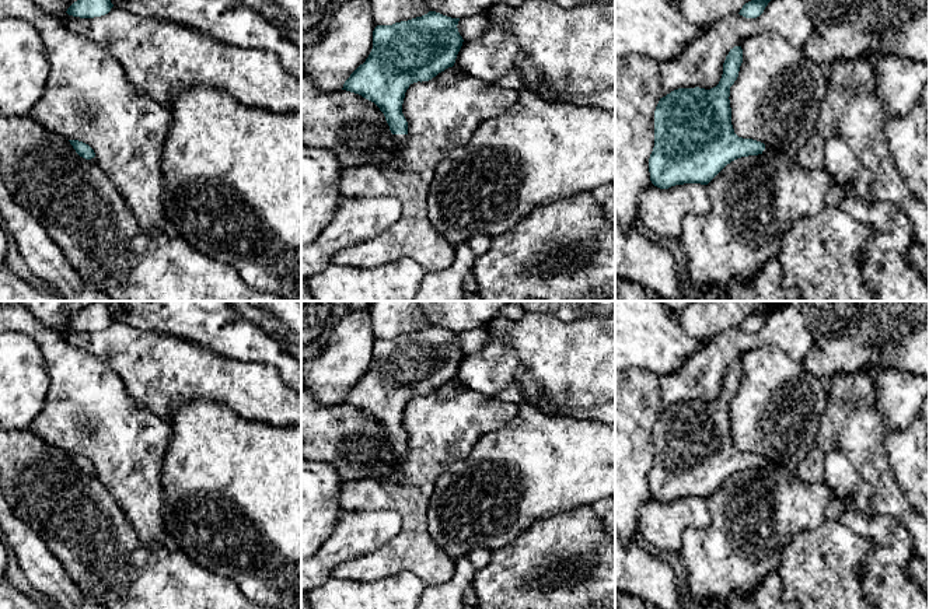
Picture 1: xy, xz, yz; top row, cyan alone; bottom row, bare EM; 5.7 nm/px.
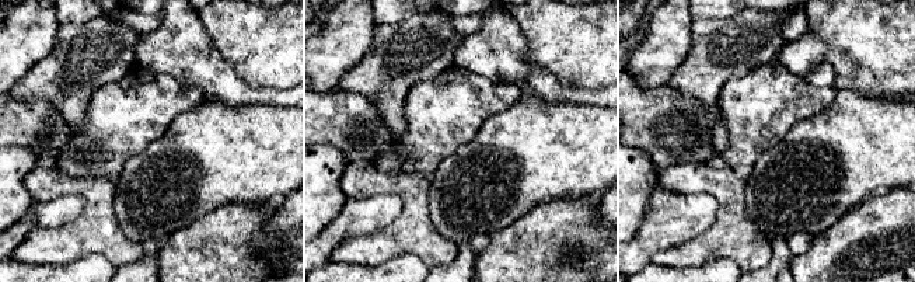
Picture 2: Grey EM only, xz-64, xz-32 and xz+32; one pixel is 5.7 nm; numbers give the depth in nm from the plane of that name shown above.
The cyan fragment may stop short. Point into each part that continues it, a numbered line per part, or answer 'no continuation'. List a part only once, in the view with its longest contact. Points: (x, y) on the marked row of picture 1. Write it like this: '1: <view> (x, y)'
1: xz (400, 140)

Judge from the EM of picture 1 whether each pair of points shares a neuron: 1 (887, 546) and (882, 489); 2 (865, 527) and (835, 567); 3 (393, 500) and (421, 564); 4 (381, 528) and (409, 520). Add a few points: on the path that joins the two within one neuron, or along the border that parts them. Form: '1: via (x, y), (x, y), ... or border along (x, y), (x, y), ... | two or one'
1: border along (876, 514), (893, 515), (911, 535) | two
2: border along (838, 521), (873, 542), (859, 569) | two
3: via (409, 515), (414, 520), (414, 548) | one
4: border along (393, 508), (401, 518), (401, 527), (381, 548) | two

